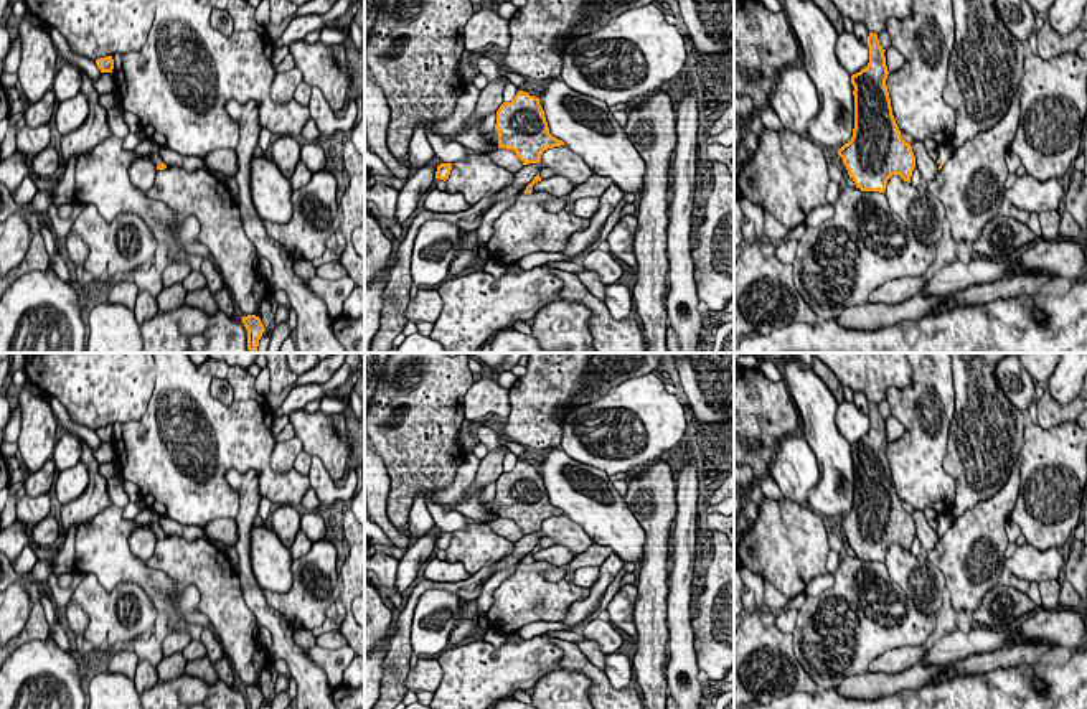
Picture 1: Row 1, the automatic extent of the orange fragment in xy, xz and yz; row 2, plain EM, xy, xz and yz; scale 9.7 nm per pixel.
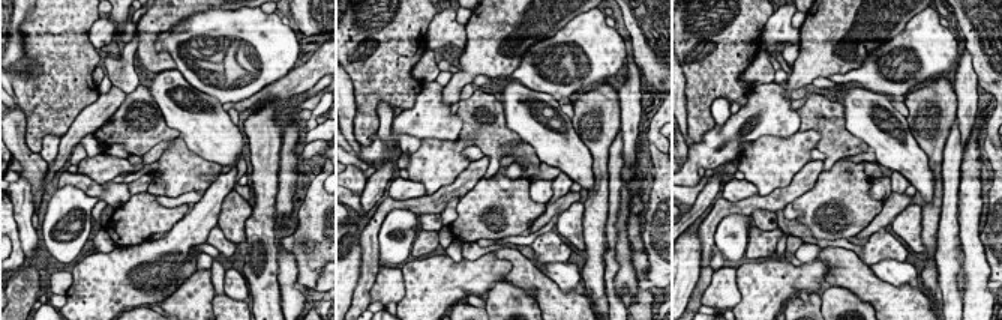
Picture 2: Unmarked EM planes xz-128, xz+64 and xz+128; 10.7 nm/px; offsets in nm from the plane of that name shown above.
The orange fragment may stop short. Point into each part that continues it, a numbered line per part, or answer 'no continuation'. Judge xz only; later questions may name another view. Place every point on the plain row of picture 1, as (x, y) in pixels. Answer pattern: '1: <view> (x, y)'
1: xz (485, 599)

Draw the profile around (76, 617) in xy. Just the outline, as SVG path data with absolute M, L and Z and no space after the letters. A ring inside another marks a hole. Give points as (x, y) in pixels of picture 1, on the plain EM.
M68 602L68 605L63 608L63 615L68 618L69 628L74 633L79 633L84 636L84 628L87 625L87 613L74 602Z

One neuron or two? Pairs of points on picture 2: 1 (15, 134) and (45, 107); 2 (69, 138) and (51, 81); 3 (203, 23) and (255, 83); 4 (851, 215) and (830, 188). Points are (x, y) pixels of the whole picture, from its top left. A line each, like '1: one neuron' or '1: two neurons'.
1: two neurons
2: two neurons
3: one neuron
4: one neuron

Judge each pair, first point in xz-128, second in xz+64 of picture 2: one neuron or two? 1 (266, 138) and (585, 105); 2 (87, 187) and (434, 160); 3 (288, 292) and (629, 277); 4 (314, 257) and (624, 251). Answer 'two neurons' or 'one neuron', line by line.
1: one neuron
2: two neurons
3: one neuron
4: two neurons

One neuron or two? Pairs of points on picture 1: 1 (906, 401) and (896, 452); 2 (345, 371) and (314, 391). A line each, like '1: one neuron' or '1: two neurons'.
1: one neuron
2: one neuron

